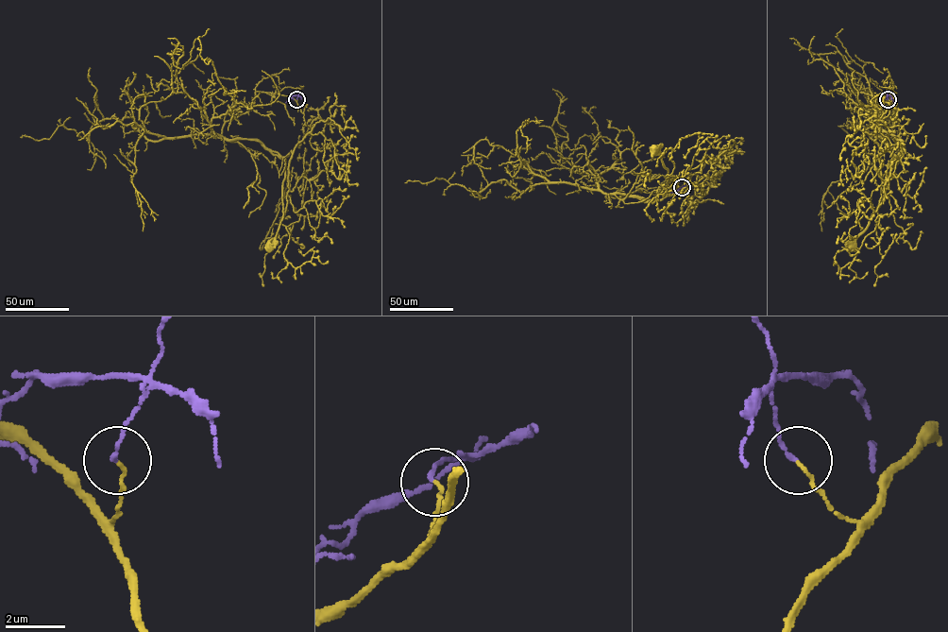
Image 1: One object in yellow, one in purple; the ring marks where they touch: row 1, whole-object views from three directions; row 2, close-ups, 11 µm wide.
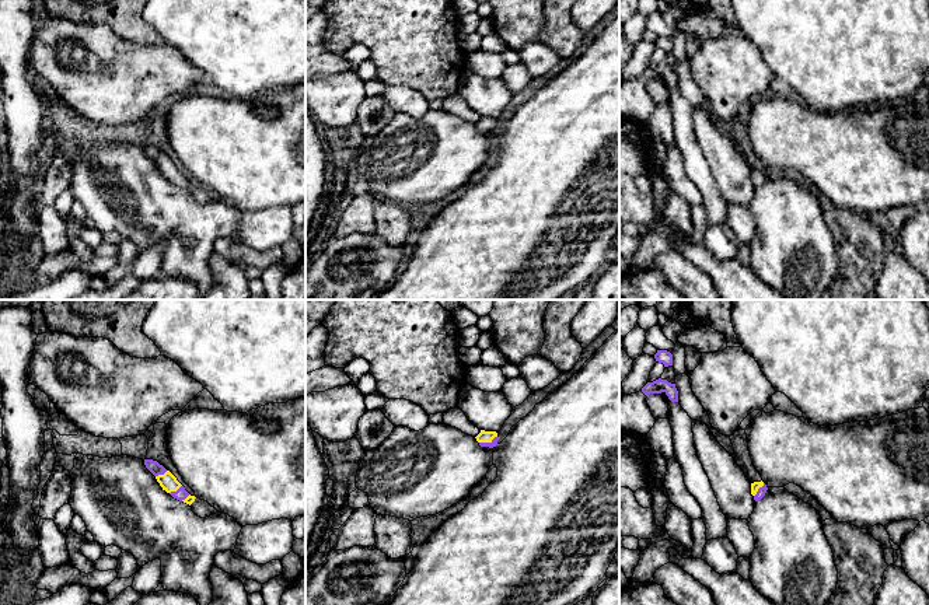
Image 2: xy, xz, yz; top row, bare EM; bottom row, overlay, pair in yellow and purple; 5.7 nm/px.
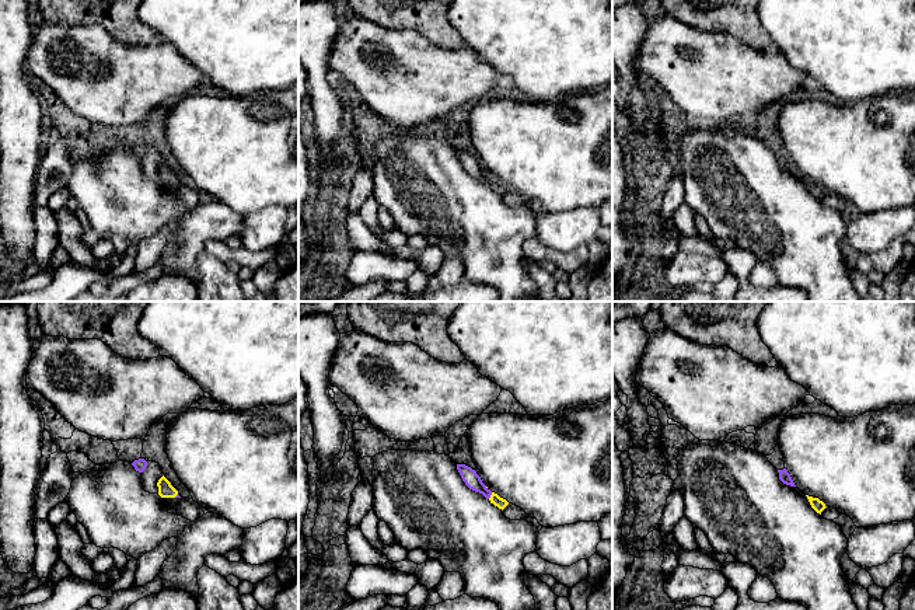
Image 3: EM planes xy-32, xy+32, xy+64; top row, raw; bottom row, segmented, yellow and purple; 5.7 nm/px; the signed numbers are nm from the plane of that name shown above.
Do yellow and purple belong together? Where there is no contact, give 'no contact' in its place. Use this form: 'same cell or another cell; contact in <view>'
another cell; contact in yz

